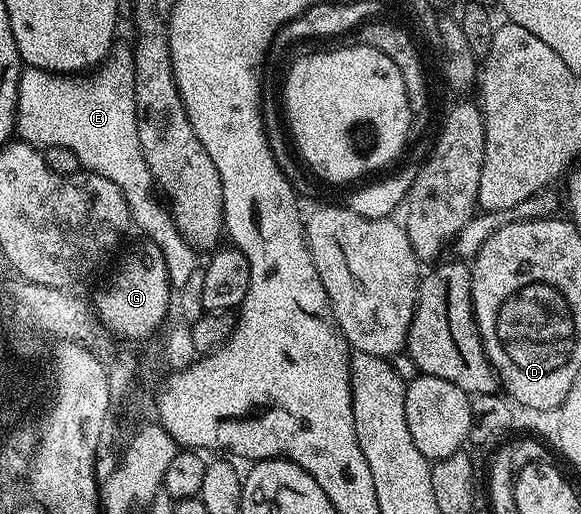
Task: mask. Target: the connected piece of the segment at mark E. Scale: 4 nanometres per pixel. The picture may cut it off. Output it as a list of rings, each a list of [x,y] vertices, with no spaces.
[[[113,44],[112,49],[103,62],[95,69],[83,75],[65,75],[51,73],[33,65],[24,65],[18,79],[18,103],[16,104],[16,133],[19,140],[27,145],[34,145],[41,150],[69,149],[83,168],[90,173],[97,173],[110,183],[114,183],[122,191],[126,203],[132,212],[132,225],[145,233],[147,240],[155,248],[162,251],[168,268],[168,278],[173,290],[180,291],[183,285],[188,285],[198,277],[199,261],[197,250],[188,245],[176,227],[176,221],[171,212],[156,199],[154,182],[150,175],[150,167],[146,167],[146,159],[142,159],[142,143],[138,143],[138,119],[134,107],[134,55],[133,46]]]

